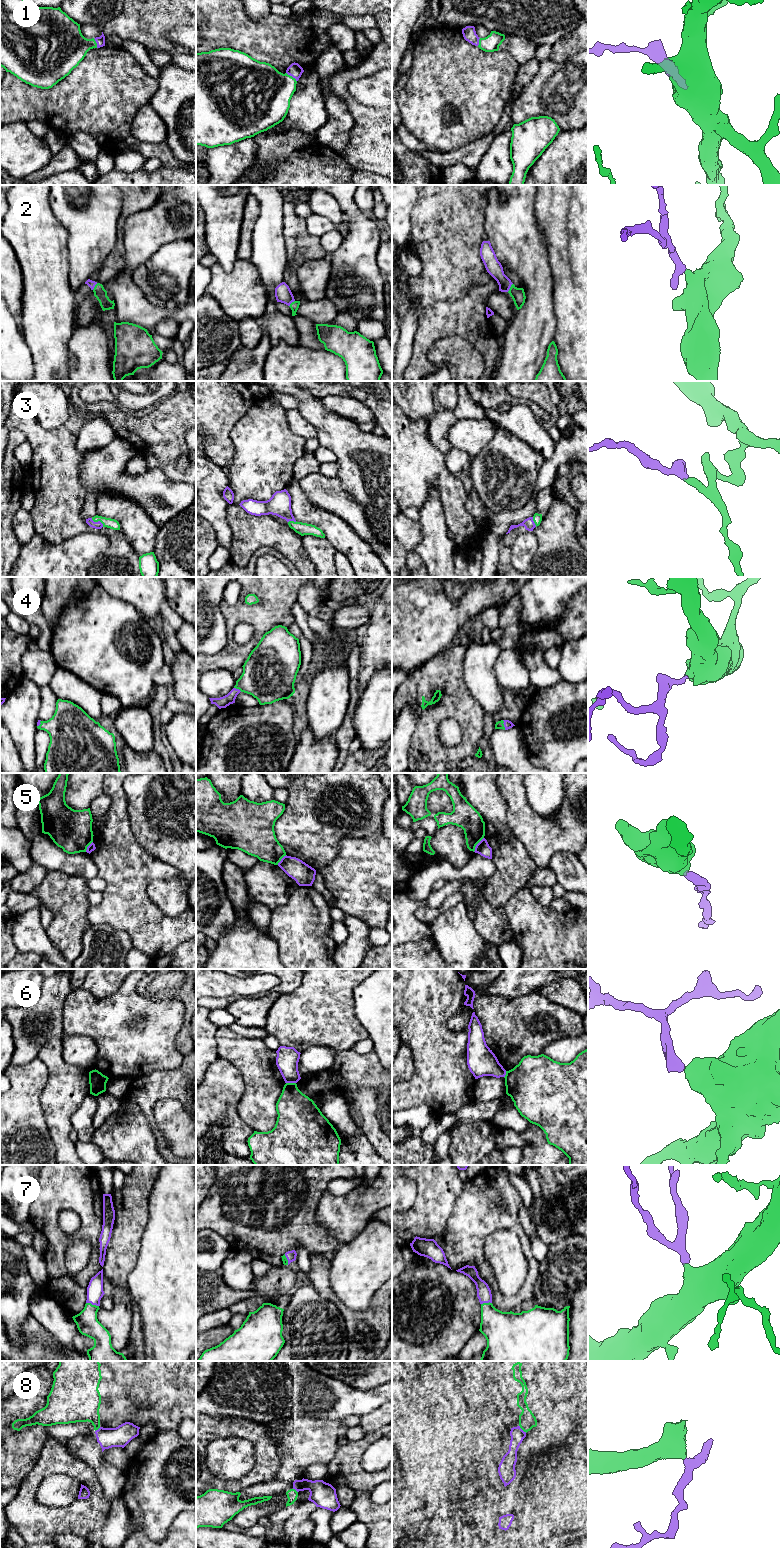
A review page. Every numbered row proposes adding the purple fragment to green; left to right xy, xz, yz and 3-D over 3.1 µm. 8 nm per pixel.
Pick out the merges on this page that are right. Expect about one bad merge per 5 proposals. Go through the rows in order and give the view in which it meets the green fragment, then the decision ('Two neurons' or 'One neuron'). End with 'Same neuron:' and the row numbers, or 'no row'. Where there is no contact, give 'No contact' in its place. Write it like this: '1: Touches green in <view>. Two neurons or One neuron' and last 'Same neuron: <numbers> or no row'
1: Touches green in xz. One neuron
2: Touches green in yz. One neuron
3: Touches green in xy. One neuron
4: Touches green in yz. One neuron
5: Touches green in yz. Two neurons
6: Touches green in xz. Two neurons
7: Touches green in xy. One neuron
8: Touches green in yz. Two neurons
Same neuron: 1, 2, 3, 4, 7

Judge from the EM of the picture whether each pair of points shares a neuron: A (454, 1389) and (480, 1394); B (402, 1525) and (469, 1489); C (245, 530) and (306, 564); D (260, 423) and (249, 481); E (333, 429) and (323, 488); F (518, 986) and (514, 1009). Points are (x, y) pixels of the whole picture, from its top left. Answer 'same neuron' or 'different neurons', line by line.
A: same neuron
B: different neurons
C: same neuron
D: same neuron
E: different neurons
F: different neurons

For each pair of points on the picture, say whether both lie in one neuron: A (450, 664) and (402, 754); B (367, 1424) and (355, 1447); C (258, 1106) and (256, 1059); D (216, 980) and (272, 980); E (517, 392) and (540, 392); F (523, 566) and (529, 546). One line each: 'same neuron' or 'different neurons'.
A: different neurons
B: different neurons
C: same neuron
D: same neuron
E: same neuron
F: same neuron

